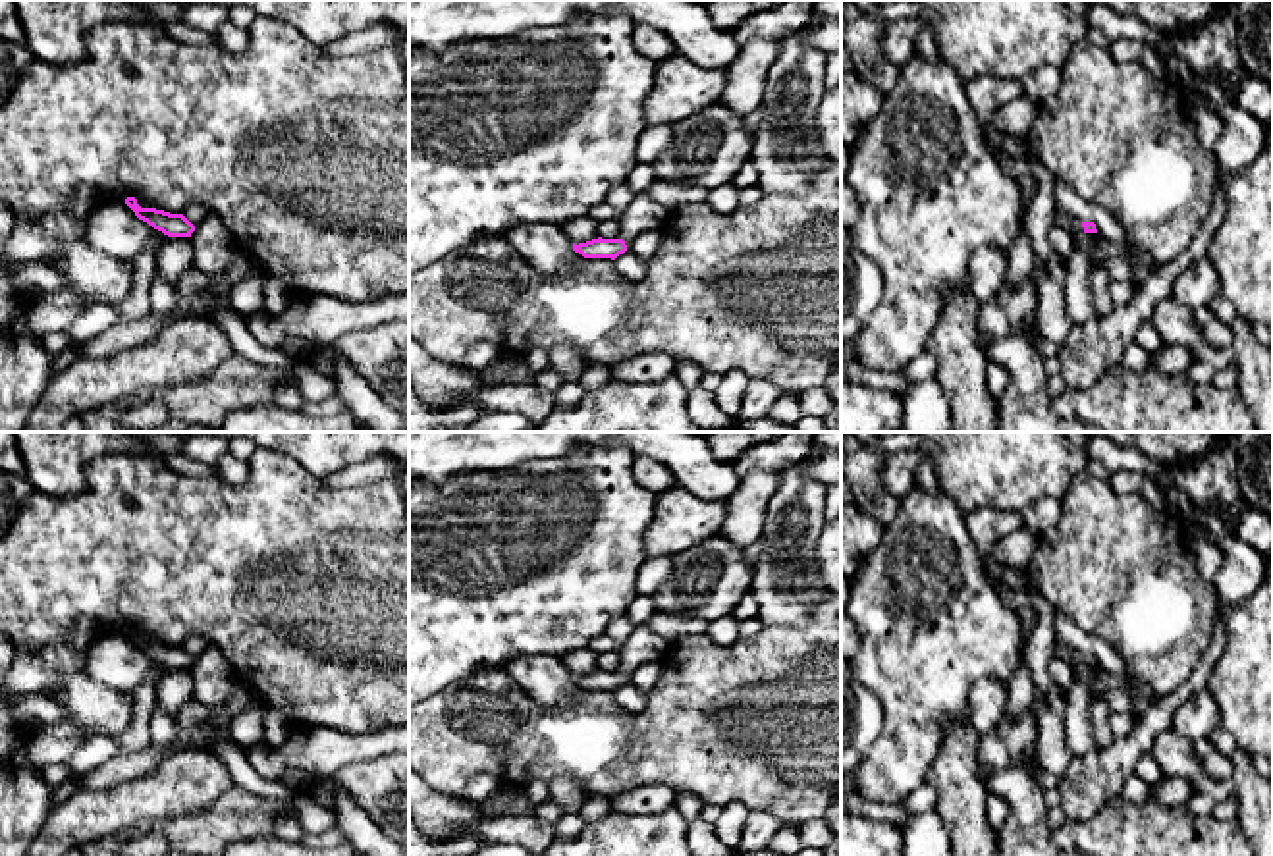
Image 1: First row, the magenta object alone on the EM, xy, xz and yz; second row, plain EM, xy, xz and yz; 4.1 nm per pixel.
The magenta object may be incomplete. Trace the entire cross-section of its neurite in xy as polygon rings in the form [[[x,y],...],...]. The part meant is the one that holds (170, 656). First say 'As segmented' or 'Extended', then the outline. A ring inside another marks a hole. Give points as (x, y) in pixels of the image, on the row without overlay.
As segmented. [[[127,629],[125,636],[135,648],[168,669],[191,669],[195,657],[183,646],[170,646],[156,640],[141,640],[135,629]]]

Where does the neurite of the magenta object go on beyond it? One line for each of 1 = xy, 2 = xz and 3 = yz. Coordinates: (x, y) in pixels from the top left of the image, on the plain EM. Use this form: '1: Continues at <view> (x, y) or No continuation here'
1: No continuation here
2: No continuation here
3: No continuation here

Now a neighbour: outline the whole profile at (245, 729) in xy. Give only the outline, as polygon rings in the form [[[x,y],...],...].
[[[260,706],[243,709],[241,713],[233,715],[228,723],[230,738],[245,750],[255,744],[260,744],[264,738],[262,717],[264,708]]]

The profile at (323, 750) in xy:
[[[409,723],[365,735],[322,725],[295,725],[285,744],[280,748],[255,744],[247,748],[247,760],[266,779],[282,779],[291,769],[334,777],[349,763],[370,762],[392,752],[409,752]]]

